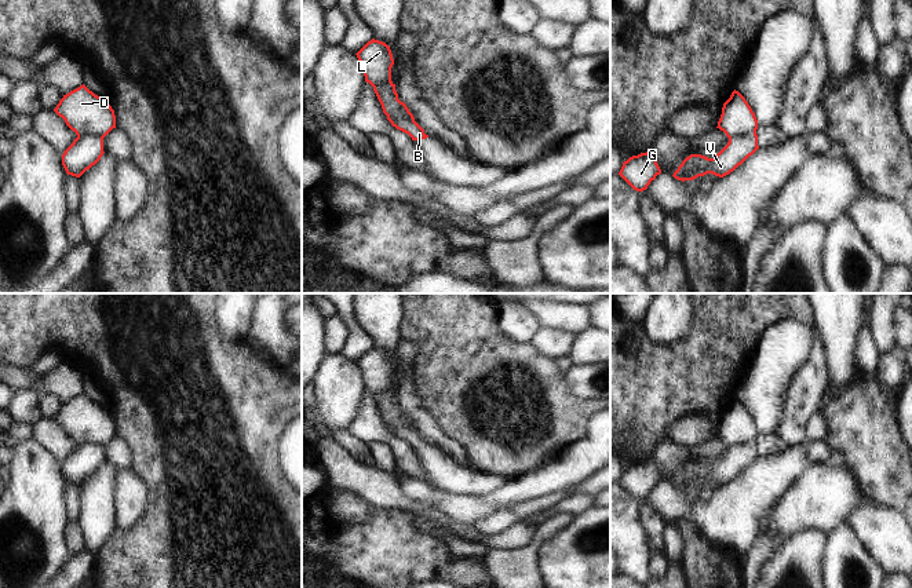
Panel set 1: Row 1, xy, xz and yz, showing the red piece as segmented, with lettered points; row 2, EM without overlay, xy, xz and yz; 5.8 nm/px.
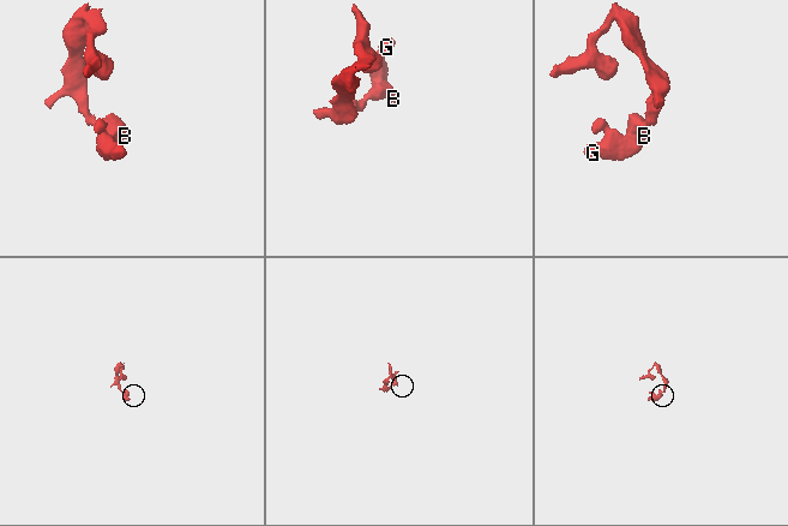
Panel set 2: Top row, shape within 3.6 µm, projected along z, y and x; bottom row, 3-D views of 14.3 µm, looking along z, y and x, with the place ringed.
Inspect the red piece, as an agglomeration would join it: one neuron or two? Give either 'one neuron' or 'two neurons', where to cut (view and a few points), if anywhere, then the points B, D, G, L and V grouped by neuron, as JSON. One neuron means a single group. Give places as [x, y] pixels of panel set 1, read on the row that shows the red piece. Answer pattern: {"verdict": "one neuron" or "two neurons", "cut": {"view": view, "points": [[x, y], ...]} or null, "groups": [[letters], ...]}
{"verdict": "two neurons", "cut": {"view": "yz", "points": [[755, 131], [729, 138]]}, "groups": [["B", "G", "L", "V"], ["D"]]}

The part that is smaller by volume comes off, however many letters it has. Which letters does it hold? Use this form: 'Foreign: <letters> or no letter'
Foreign: B, G, L, V

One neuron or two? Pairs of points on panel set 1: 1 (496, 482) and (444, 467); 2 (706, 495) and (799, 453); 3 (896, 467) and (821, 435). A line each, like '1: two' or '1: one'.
1: one
2: two
3: two

